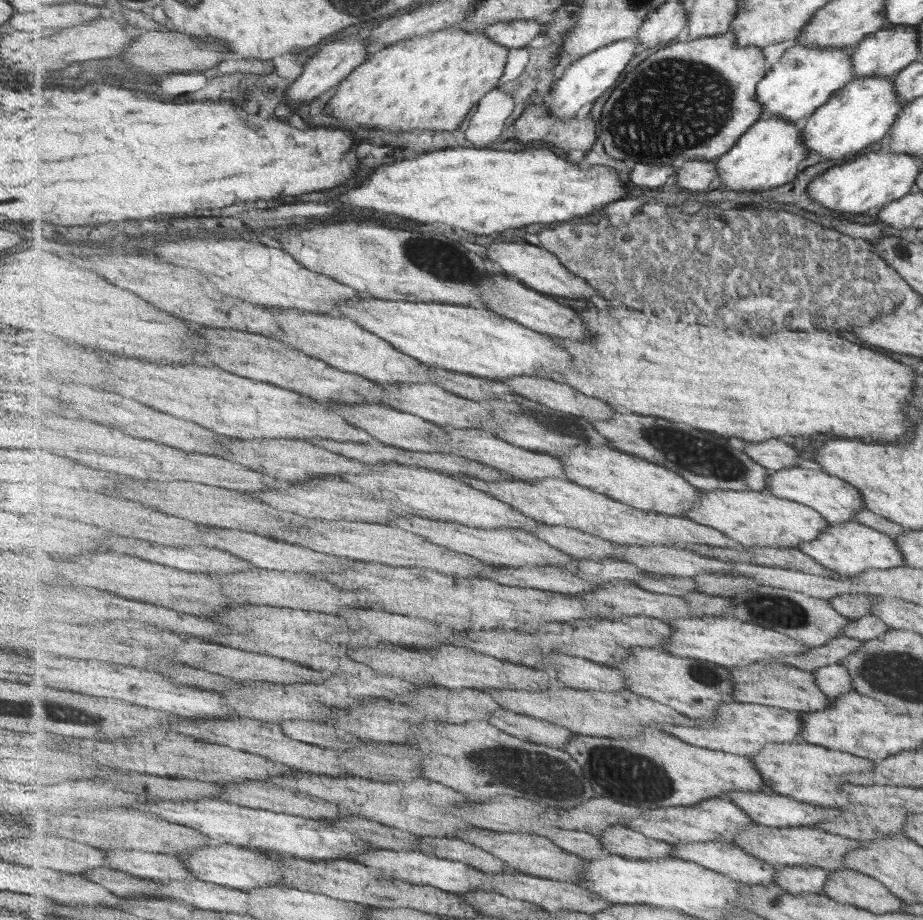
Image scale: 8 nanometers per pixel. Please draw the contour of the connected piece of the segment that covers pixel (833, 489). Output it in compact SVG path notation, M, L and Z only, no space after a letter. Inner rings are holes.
M794 467L785 470L767 469L767 491L773 496L789 499L801 504L811 506L817 510L830 524L852 522L859 511L865 509L865 499L861 490L857 490L853 484L831 476L827 472Z

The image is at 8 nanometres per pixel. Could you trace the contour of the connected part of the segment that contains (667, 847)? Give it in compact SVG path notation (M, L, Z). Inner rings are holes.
M625 824L608 830L606 834L598 835L606 849L612 854L630 859L659 859L672 856L671 844L657 840L636 831Z

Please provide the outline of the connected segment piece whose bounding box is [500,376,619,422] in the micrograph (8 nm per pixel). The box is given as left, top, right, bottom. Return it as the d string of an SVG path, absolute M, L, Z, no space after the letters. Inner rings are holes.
M510 376L500 383L514 388L521 400L545 405L554 410L584 417L588 421L607 420L619 412L608 402L579 392L571 385L563 386L559 379L544 380L537 376Z

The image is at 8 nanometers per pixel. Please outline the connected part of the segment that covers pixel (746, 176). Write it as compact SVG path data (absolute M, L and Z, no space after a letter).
M763 116L728 153L719 158L716 167L721 180L720 188L761 192L793 182L801 172L801 162L809 158L809 152L802 141L802 124L789 122L780 116Z

